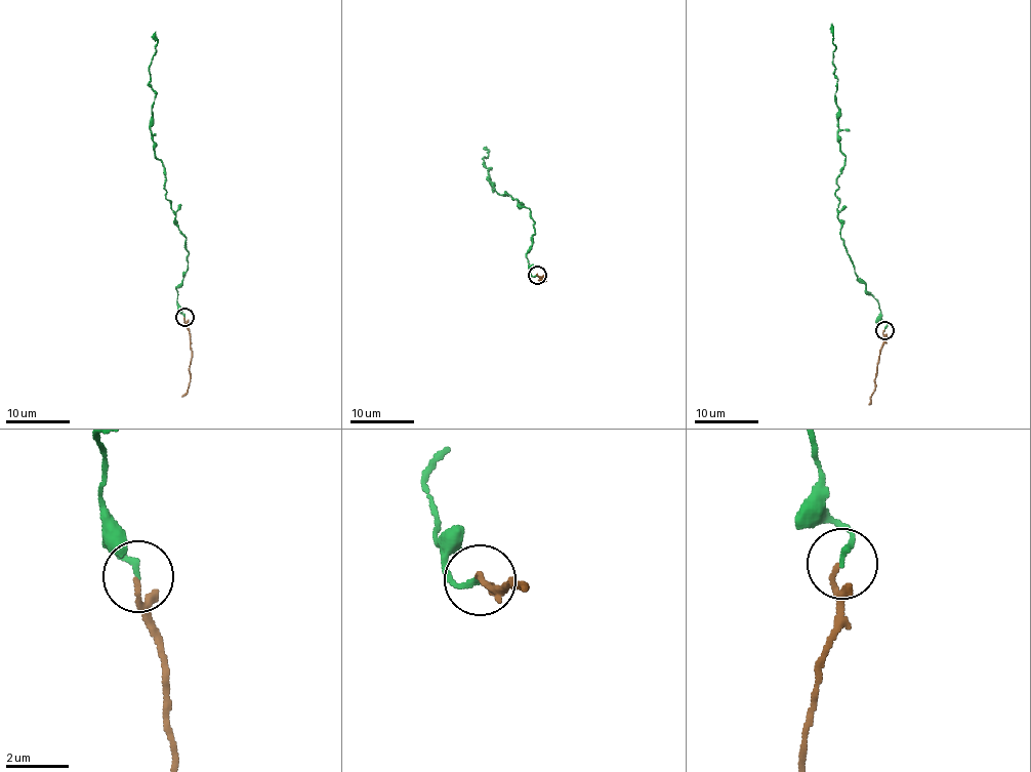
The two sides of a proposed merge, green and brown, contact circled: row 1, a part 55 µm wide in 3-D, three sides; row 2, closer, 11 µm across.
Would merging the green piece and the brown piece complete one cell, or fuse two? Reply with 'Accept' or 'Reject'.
Accept

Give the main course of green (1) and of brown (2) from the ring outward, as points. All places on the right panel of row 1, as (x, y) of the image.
1: (885, 329), (878, 301), (857, 276), (840, 236), (835, 193), (844, 156), (840, 150), (832, 23)
2: (883, 329), (883, 344), (869, 405)

